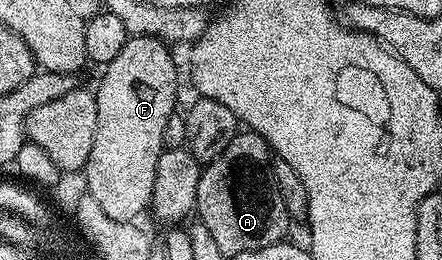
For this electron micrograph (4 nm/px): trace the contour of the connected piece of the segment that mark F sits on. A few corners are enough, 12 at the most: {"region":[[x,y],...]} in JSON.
{"region":[[131,36],[95,86],[88,197],[150,209],[177,106],[168,45]]}

